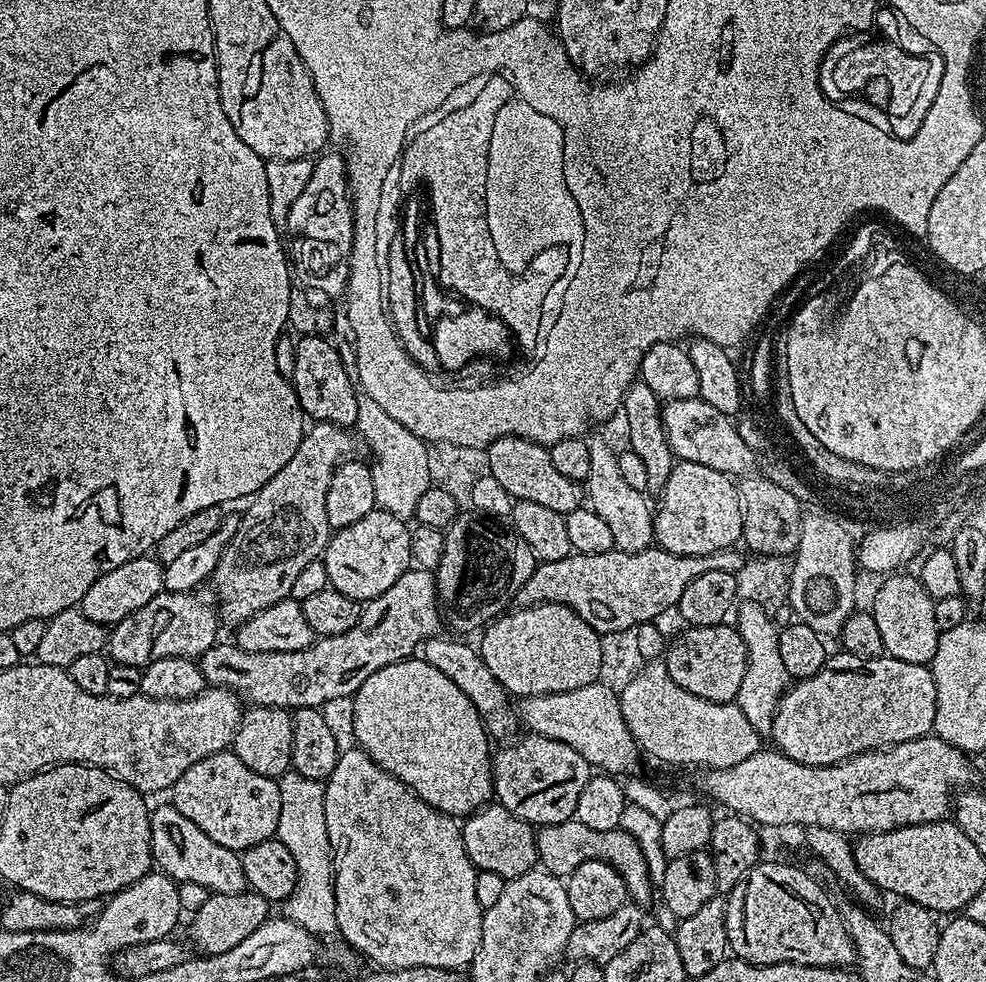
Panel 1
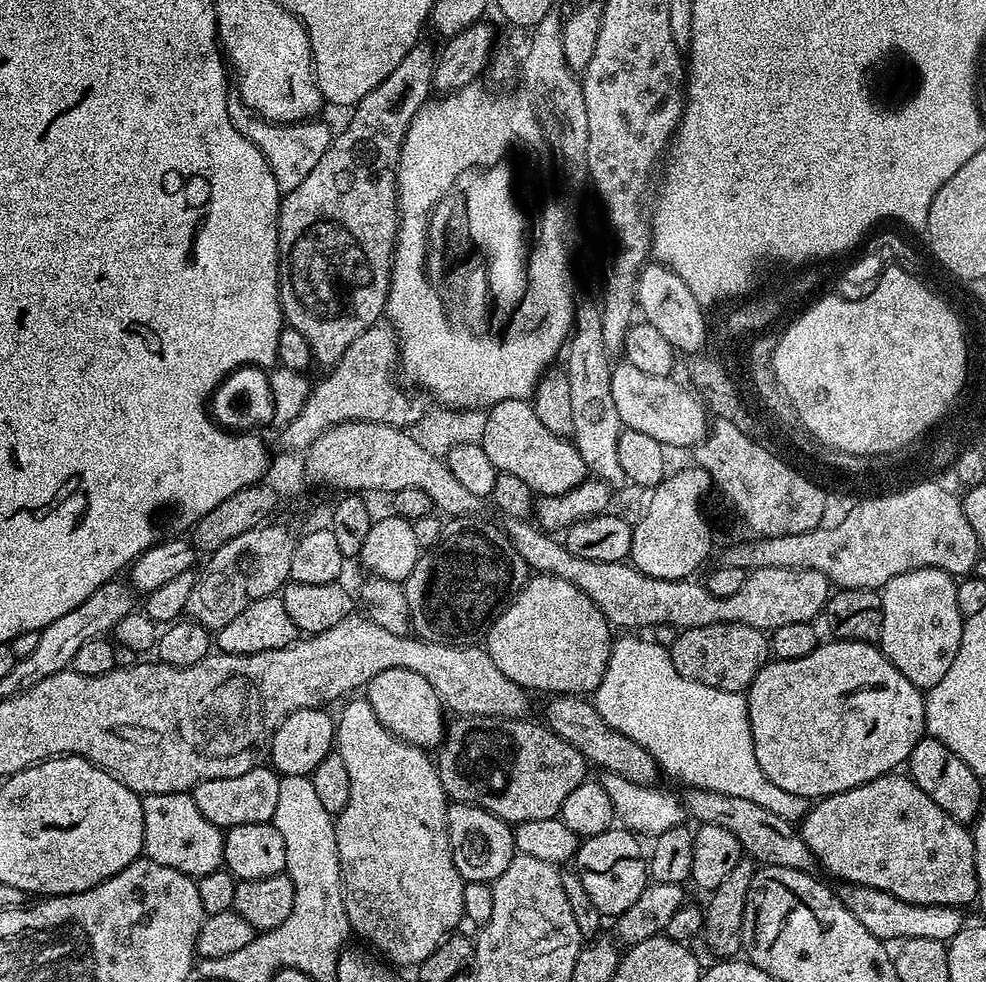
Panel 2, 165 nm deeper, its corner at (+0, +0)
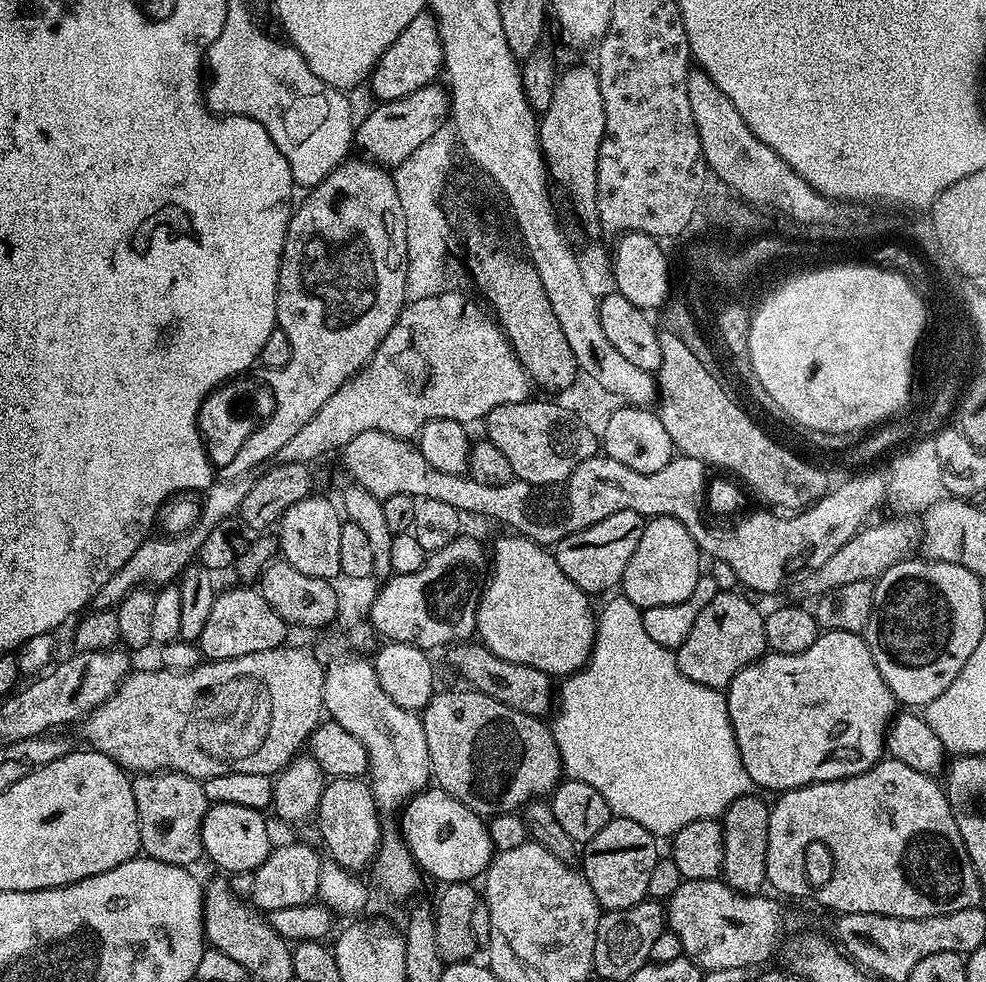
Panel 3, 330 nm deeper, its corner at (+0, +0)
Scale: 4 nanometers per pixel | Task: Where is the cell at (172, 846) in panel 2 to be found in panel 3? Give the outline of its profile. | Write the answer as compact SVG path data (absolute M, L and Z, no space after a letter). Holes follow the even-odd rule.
M142 772L132 780L134 802L138 806L138 830L143 855L154 860L192 866L196 859L204 856L202 846L202 820L207 814L210 801L204 793L204 785L181 772Z

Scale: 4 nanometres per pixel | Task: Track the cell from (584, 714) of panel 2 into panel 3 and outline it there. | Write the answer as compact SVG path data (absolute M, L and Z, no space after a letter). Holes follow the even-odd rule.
M482 642L472 643L453 644L446 652L449 666L468 683L465 685L469 689L486 694L502 702L502 706L510 706L510 710L518 710L522 714L541 718L549 715L554 704L553 677L546 675L542 670L534 670L534 666L522 666L518 662L498 658L498 654L494 654Z

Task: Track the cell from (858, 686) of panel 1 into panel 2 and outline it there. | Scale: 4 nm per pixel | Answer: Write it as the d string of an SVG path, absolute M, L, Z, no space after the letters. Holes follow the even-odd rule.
M829 639L829 644L817 643L816 649L806 658L794 658L793 660L773 659L760 669L760 673L754 678L754 682L746 690L748 698L748 717L750 718L750 734L754 738L754 758L758 758L758 766L762 766L762 774L774 782L774 786L782 786L795 796L807 796L809 798L823 798L833 796L839 792L850 790L854 786L862 786L879 776L887 776L895 773L896 768L907 761L908 755L914 750L918 741L926 735L924 727L924 697L925 693L915 688L910 678L903 676L895 666L884 657L876 644L863 644L853 640Z

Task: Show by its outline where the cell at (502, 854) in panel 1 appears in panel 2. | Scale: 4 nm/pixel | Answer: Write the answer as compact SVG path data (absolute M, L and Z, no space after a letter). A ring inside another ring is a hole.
M449 803L448 837L452 847L452 861L458 866L458 874L466 882L489 883L499 878L502 870L518 855L516 843L512 837L513 825L498 818L486 808L476 804Z

